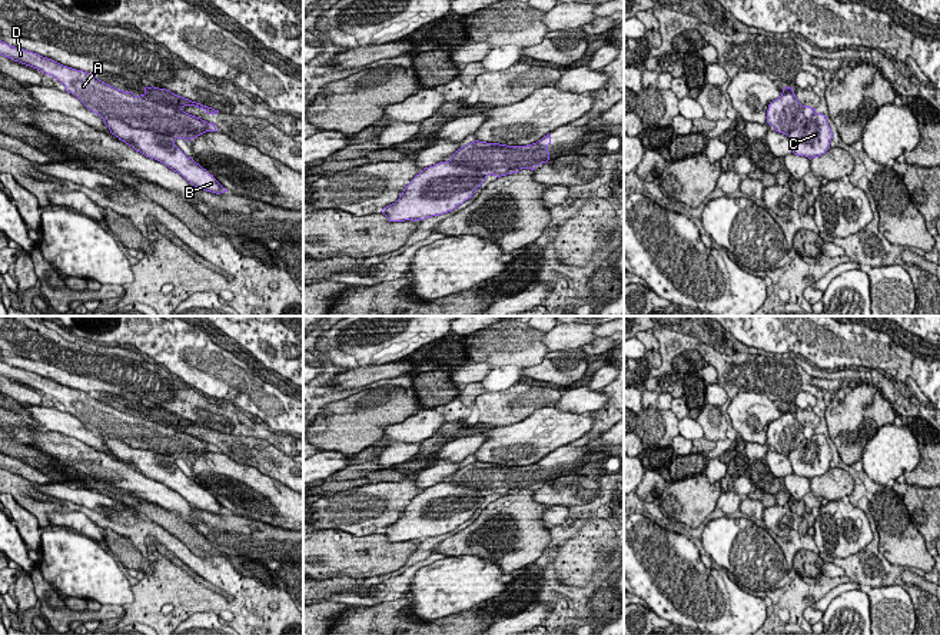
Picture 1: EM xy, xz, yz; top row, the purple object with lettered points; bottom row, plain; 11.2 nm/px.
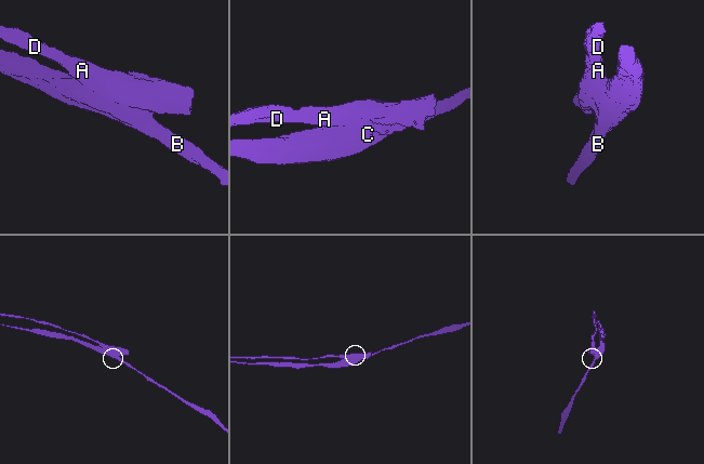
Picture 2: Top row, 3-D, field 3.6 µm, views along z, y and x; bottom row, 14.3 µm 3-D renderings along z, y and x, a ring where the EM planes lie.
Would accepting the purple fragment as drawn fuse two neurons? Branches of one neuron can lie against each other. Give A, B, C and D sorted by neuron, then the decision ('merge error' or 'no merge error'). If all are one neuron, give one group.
groups A D / B C; merge error

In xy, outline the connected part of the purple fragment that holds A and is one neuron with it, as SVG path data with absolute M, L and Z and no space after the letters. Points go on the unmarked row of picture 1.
M1 360L0 375L53 396L66 408L67 413L74 415L89 430L102 438L112 438L127 446L140 446L152 452L165 452L173 461L185 459L189 462L206 452L217 452L216 445L192 436L182 429L195 426L203 429L207 435L217 435L219 430L177 416L170 410L146 406L143 415L134 416L132 412L106 405L96 395L63 386Z

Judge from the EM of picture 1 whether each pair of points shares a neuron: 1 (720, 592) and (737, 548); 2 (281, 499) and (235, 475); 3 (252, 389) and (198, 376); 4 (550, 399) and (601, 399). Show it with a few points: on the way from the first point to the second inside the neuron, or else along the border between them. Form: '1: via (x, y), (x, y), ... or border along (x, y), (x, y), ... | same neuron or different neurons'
1: border along (716, 565), (727, 571) | different neurons
2: via (269, 496), (258, 492), (246, 482) | same neuron
3: via (239, 378), (211, 376) | same neuron
4: border along (561, 391), (554, 406) | different neurons

